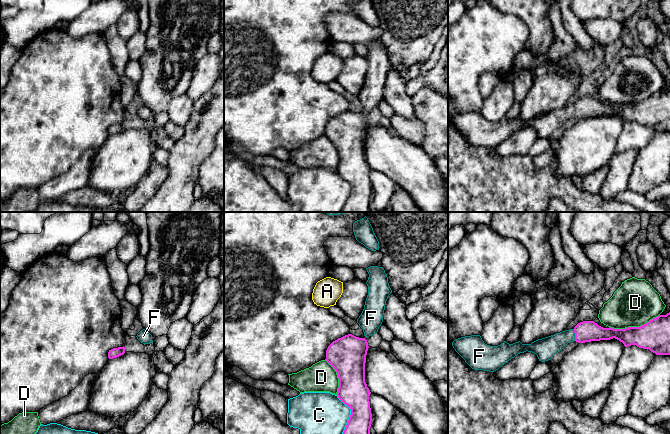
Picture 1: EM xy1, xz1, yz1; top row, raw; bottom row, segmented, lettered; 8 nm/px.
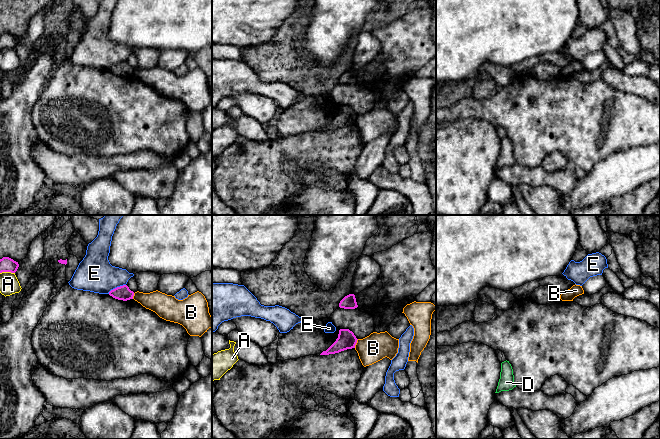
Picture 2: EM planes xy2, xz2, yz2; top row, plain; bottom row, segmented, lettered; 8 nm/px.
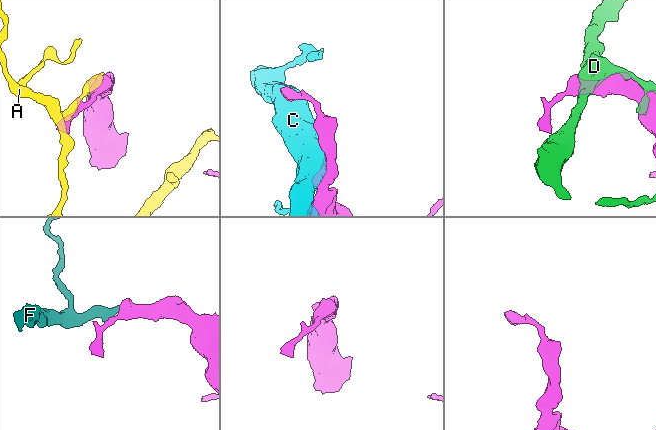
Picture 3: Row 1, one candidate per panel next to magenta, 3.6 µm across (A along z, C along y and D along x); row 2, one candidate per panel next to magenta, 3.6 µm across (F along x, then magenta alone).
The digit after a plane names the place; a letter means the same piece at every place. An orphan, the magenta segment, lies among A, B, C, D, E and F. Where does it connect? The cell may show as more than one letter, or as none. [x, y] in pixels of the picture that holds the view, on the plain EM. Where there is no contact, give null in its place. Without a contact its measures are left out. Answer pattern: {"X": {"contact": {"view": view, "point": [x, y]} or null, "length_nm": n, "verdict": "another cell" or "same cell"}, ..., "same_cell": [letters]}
{"A": {"contact": {"view": "xy2", "point": [7, 47]}, "length_nm": 120, "verdict": "another cell"}, "B": {"contact": {"view": "xz2", "point": [356, 118]}, "length_nm": 80, "verdict": "another cell"}, "C": {"contact": {"view": "xz1", "point": [350, 191]}, "length_nm": 340, "verdict": "another cell"}, "D": {"contact": {"view": "yz1", "point": [634, 103]}, "length_nm": 420, "verdict": "another cell"}, "E": {"contact": {"view": "xy2", "point": [117, 63]}, "length_nm": 160, "verdict": "another cell"}, "F": {"contact": {"view": "yz1", "point": [575, 111]}, "length_nm": 100, "verdict": "same cell"}, "same_cell": ["F"]}

